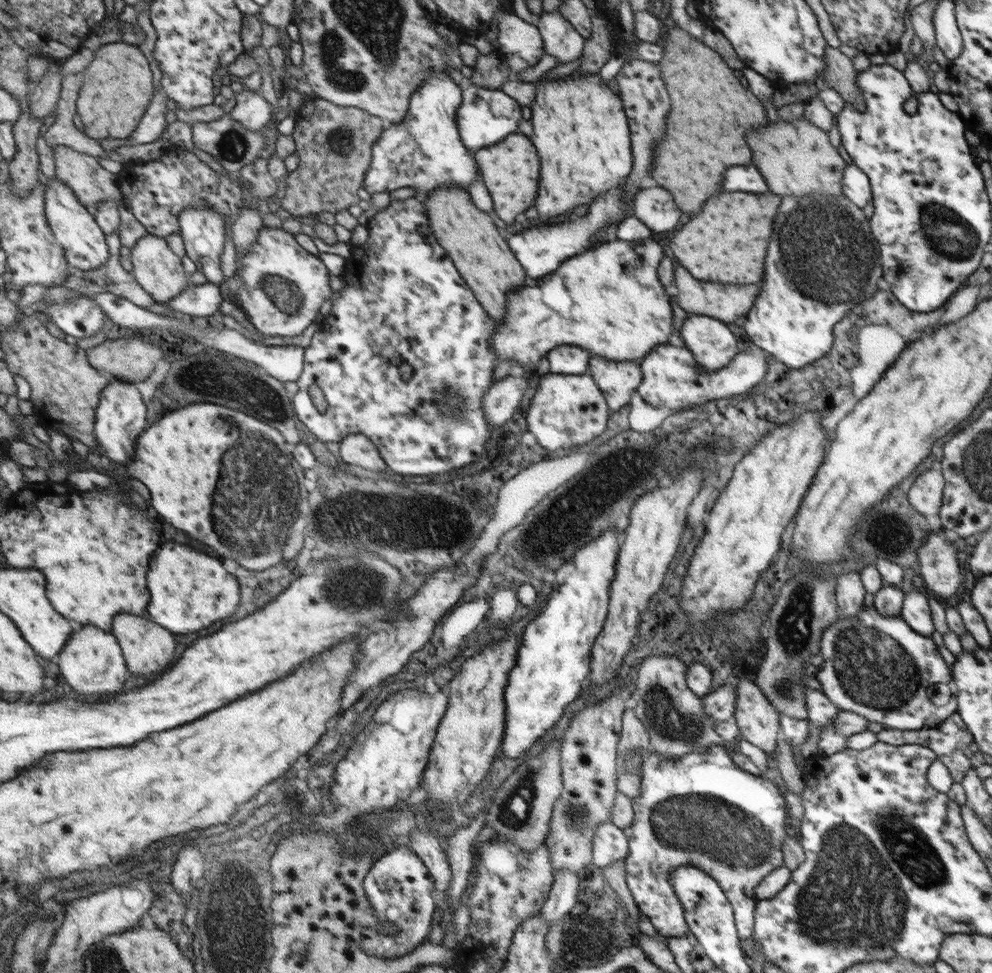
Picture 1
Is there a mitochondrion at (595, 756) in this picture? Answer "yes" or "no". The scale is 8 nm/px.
no

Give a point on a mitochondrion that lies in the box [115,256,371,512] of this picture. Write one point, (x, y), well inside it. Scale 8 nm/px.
(283, 290)

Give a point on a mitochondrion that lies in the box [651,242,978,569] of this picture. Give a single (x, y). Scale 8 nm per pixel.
(887, 531)

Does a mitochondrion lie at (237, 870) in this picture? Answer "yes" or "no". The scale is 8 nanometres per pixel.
yes

